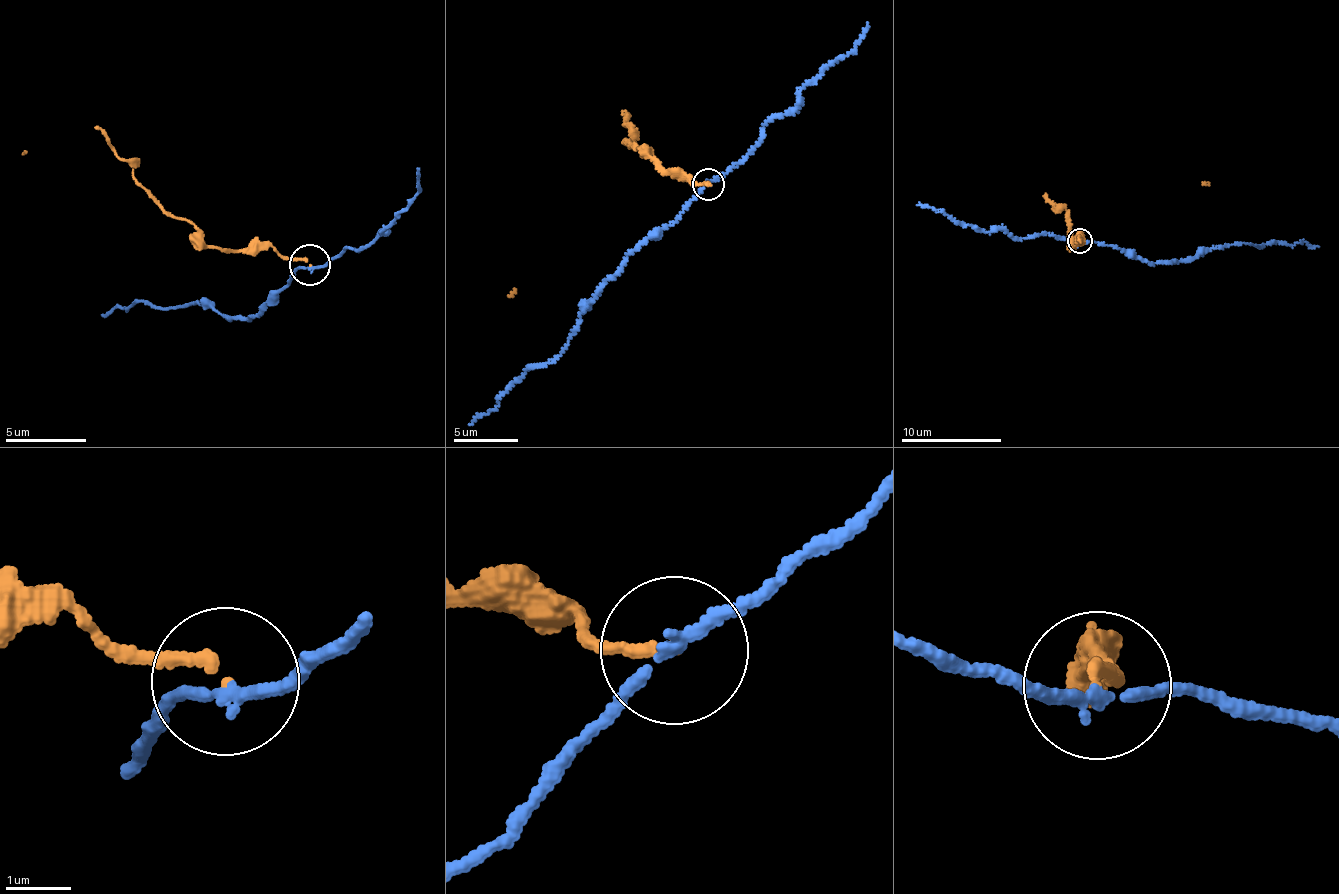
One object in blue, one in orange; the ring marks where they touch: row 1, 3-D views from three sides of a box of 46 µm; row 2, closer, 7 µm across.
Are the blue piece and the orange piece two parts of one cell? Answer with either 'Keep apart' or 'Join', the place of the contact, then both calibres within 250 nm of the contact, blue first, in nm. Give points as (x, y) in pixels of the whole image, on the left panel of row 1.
Keep apart. Place: (310, 264). Thickness 160 nm (blue) against 170 nm

